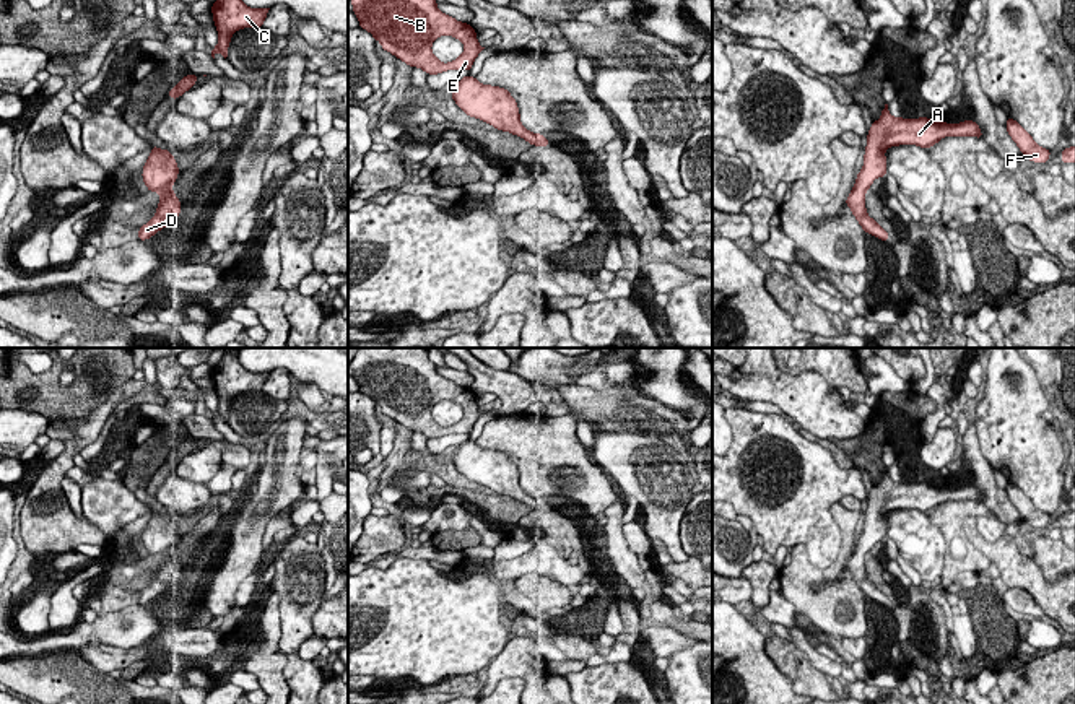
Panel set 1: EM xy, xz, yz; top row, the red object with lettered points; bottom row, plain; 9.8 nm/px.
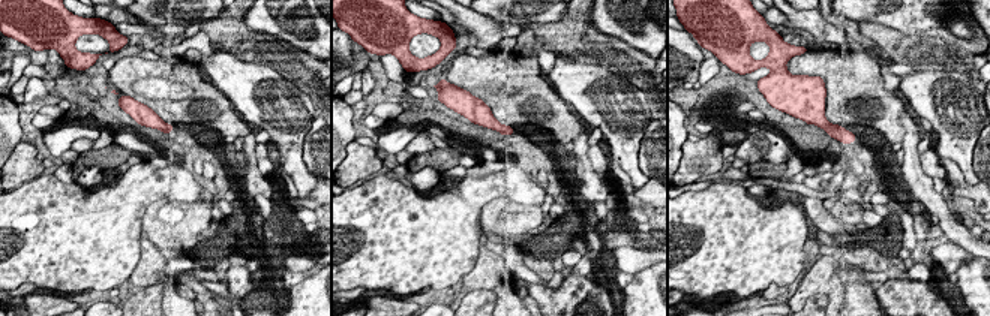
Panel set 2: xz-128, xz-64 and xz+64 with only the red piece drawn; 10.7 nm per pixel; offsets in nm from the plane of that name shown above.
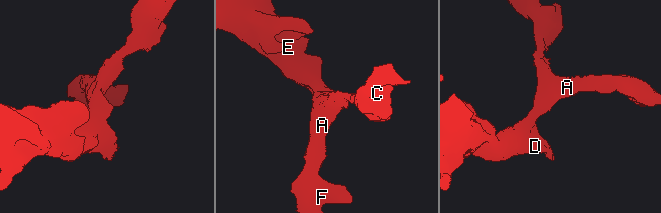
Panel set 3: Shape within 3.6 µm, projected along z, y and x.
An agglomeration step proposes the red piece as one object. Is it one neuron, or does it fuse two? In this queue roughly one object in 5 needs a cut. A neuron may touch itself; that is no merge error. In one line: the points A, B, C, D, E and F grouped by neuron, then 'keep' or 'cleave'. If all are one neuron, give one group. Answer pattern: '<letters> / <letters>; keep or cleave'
A B C D E F; keep

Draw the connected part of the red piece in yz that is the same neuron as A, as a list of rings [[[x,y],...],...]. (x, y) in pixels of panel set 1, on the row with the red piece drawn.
[[[885,104],[881,117],[872,122],[867,135],[864,167],[857,174],[855,185],[846,198],[846,205],[851,208],[864,232],[881,241],[890,239],[890,232],[870,218],[865,208],[865,192],[875,179],[886,176],[885,151],[888,148],[899,145],[932,148],[945,137],[966,135],[982,138],[981,127],[974,120],[950,125],[948,122],[935,122],[922,115],[919,119],[893,117],[888,111],[888,104]]]

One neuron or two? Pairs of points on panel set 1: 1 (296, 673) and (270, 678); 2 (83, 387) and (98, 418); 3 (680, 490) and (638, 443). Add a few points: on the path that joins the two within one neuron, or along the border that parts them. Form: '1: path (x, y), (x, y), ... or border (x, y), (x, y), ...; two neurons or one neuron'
1: border (287, 656), (283, 678), (290, 686); two neurons
2: border (122, 384), (78, 418); two neurons
3: path (670, 478), (646, 454); one neuron

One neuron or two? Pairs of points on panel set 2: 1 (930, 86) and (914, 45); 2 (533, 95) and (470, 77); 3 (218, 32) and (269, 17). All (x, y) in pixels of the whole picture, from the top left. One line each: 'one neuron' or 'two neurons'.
1: one neuron
2: one neuron
3: two neurons

